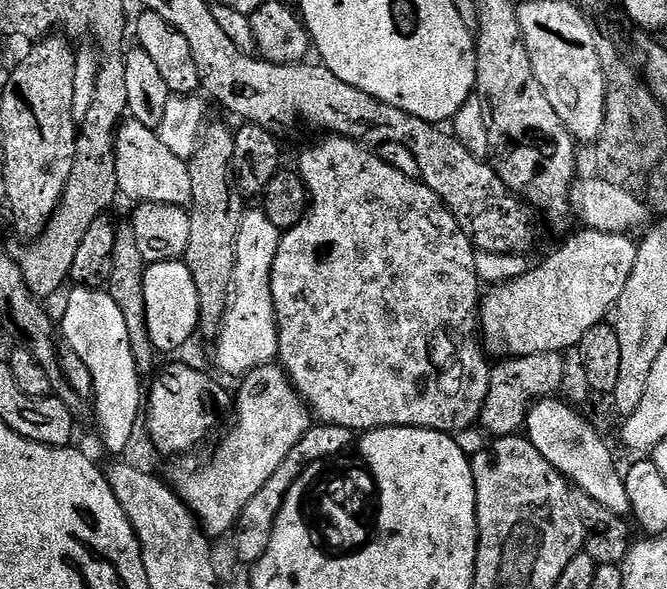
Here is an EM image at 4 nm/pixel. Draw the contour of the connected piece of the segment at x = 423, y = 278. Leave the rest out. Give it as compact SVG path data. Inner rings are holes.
M331 134L325 135L320 139L324 140L310 145L301 154L300 165L298 165L300 177L303 178L304 185L308 191L308 210L293 228L287 229L281 235L278 254L274 254L270 290L274 298L274 314L276 315L276 325L278 326L278 350L280 351L278 363L280 367L284 369L289 380L296 387L296 393L308 405L313 417L319 423L346 426L353 434L363 434L372 428L393 428L394 426L425 428L426 430L438 430L439 432L455 434L473 427L480 419L480 411L486 402L486 394L490 390L490 374L492 373L493 365L491 363L488 364L489 357L486 355L486 349L482 343L482 333L478 327L482 287L480 288L480 272L476 269L476 256L478 257L478 252L472 243L472 237L466 235L462 230L462 226L458 226L454 214L450 214L448 207L438 199L434 194L434 190L430 190L430 186L424 184L423 180L406 178L406 174L398 174L398 170L394 170L394 166L386 166L386 162L382 162L382 158L371 147L359 144L357 140L347 140L344 136L334 136Z

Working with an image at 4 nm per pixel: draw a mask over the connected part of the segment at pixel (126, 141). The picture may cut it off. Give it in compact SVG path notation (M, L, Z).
M128 118L116 129L116 169L119 195L136 204L191 205L192 183L188 161L178 158L162 143L159 131Z

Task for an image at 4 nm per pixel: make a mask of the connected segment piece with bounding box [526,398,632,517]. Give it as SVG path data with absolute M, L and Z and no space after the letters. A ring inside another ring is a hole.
M560 398L537 400L528 409L526 439L558 470L573 489L589 496L594 502L614 510L614 514L627 517L631 513L630 498L626 498L626 486L621 469L616 469L616 460L608 444L596 433L596 428L580 412L575 412Z

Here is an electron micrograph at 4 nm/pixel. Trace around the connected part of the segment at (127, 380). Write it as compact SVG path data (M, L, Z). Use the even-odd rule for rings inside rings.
M79 286L71 289L73 292L68 296L68 305L64 308L64 332L62 328L62 340L67 347L74 350L74 354L78 354L78 358L82 358L82 362L86 362L86 366L90 370L90 378L94 378L94 416L96 412L96 424L100 427L100 440L104 443L104 448L108 452L124 452L132 444L132 435L136 432L136 423L140 420L140 380L141 373L136 370L134 362L134 350L130 350L130 333L126 331L126 321L122 319L122 310L118 310L118 302L114 302L114 298L106 290L98 288L81 288Z

